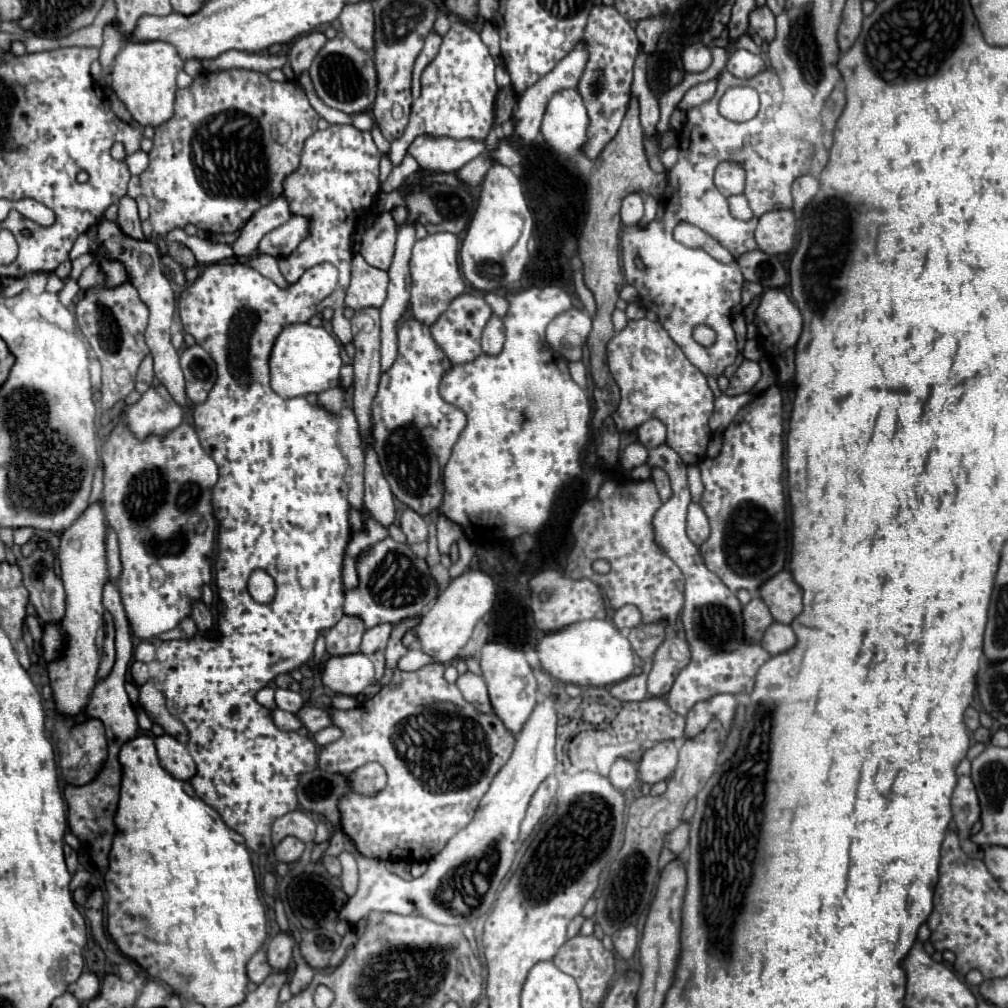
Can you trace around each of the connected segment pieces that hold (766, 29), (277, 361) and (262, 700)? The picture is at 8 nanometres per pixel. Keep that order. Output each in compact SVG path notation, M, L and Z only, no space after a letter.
M764 5L764 7L756 7L750 13L750 29L760 35L764 41L772 41L774 39L774 15L772 11Z
M292 323L280 331L272 345L270 385L284 399L322 393L338 385L340 367L340 345L330 331L324 327L312 327L310 323Z
M262 687L262 689L258 691L258 695L256 695L256 701L258 701L260 705L268 707L268 709L276 707L276 705L274 705L274 687Z

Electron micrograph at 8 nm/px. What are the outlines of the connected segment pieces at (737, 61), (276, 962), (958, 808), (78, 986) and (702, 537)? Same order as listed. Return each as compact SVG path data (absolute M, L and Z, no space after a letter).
M738 49L734 55L730 55L726 69L732 75L740 77L740 79L752 79L752 77L756 77L758 73L762 73L766 69L766 63L764 63L764 59L760 55Z
M278 933L276 937L272 937L272 941L268 943L268 949L266 949L272 973L288 971L290 961L292 961L292 945L294 945L294 937L292 935Z
M958 777L958 785L952 795L952 813L954 813L954 823L958 827L958 833L964 839L970 833L972 825L980 821L978 795L974 791L974 783L970 777Z
M82 973L82 975L78 977L78 981L70 983L70 987L68 987L68 991L70 991L78 1001L90 1001L92 997L96 997L98 989L100 989L100 981L98 981L98 977L92 975L92 973Z
M690 503L688 507L688 537L690 541L700 547L710 535L710 525L706 519L706 513L698 503Z

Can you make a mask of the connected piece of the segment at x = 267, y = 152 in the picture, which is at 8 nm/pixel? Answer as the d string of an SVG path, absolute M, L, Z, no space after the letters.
M228 69L200 73L190 87L176 91L174 115L156 127L150 165L140 175L142 195L150 203L150 223L154 233L168 235L172 229L186 227L188 223L206 233L232 233L240 229L258 209L282 195L284 179L298 169L304 141L316 131L316 121L320 115L312 109L296 81L276 83L264 73L254 73L258 71Z

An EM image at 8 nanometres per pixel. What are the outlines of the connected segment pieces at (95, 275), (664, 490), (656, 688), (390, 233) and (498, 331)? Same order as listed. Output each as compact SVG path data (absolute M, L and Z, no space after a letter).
M94 261L90 267L84 269L84 273L78 279L78 285L80 285L80 289L88 289L94 285L104 285L104 281L106 281L106 275L102 275L100 261Z
M654 467L652 469L652 477L650 477L652 481L654 481L654 485L656 485L656 489L658 489L658 493L660 493L660 499L662 501L666 501L668 497L670 497L670 479L668 479L668 475L666 475L666 471L662 471L662 469L658 469L658 467Z
M666 637L654 653L652 671L648 675L648 693L652 697L666 697L678 677L676 671L686 667L686 663L690 663L688 643L678 637Z
M380 213L372 227L368 227L362 235L360 255L372 267L382 267L382 271L390 269L394 257L394 243L396 243L396 223L390 213Z
M492 315L484 333L482 333L482 351L486 355L498 355L504 347L504 323Z

